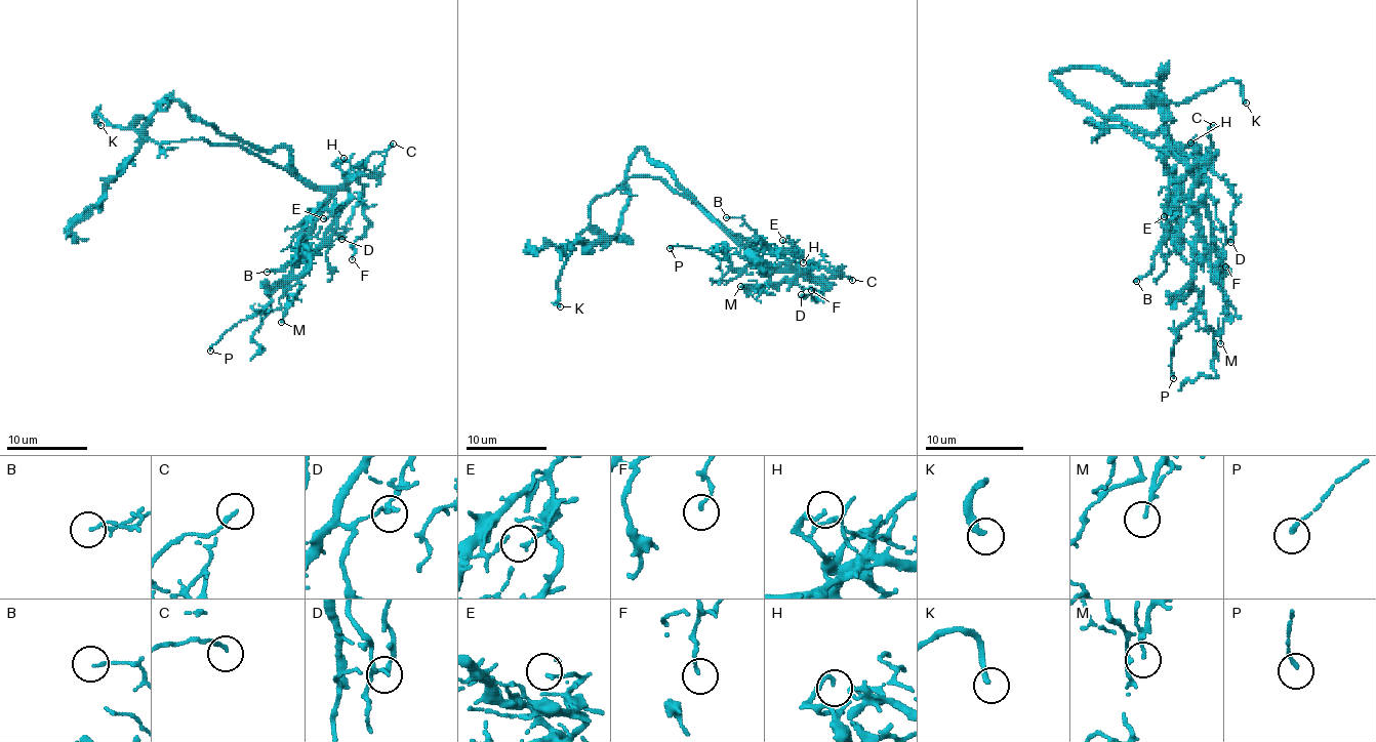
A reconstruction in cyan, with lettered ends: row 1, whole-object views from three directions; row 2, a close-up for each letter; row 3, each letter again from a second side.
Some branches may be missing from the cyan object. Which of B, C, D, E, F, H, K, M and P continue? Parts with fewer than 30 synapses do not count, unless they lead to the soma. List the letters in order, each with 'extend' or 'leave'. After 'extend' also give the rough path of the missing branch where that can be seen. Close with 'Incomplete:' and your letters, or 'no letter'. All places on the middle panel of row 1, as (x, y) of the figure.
B: leave
C: leave
D: leave
E: leave
F: leave
H: leave
K: extend; missing branch runs (560, 306), (606, 306), (641, 315), (678, 339), (686, 373), (703, 381)
M: leave
P: leave
Incomplete: K

